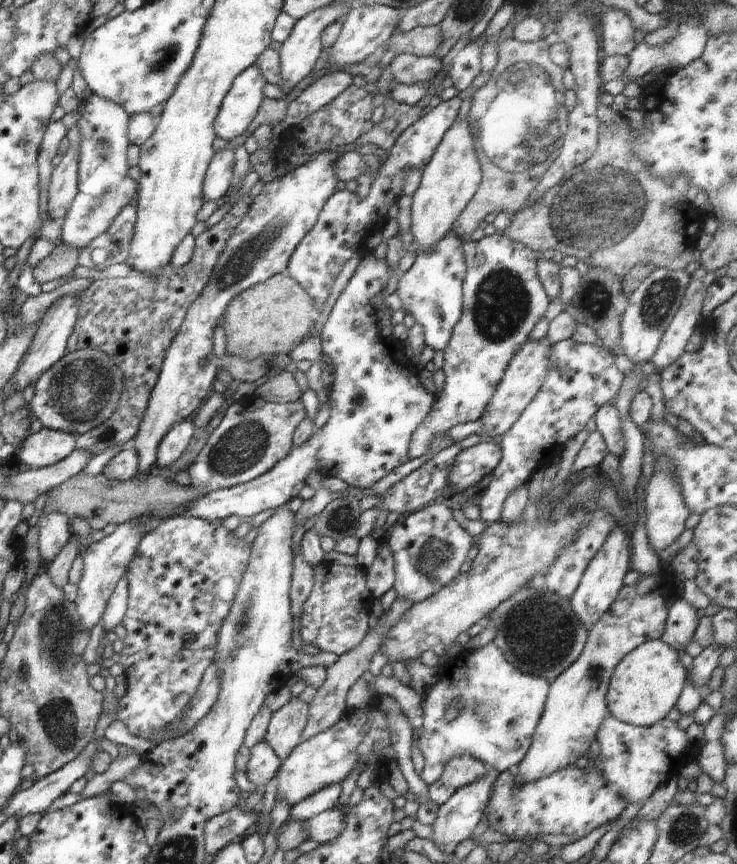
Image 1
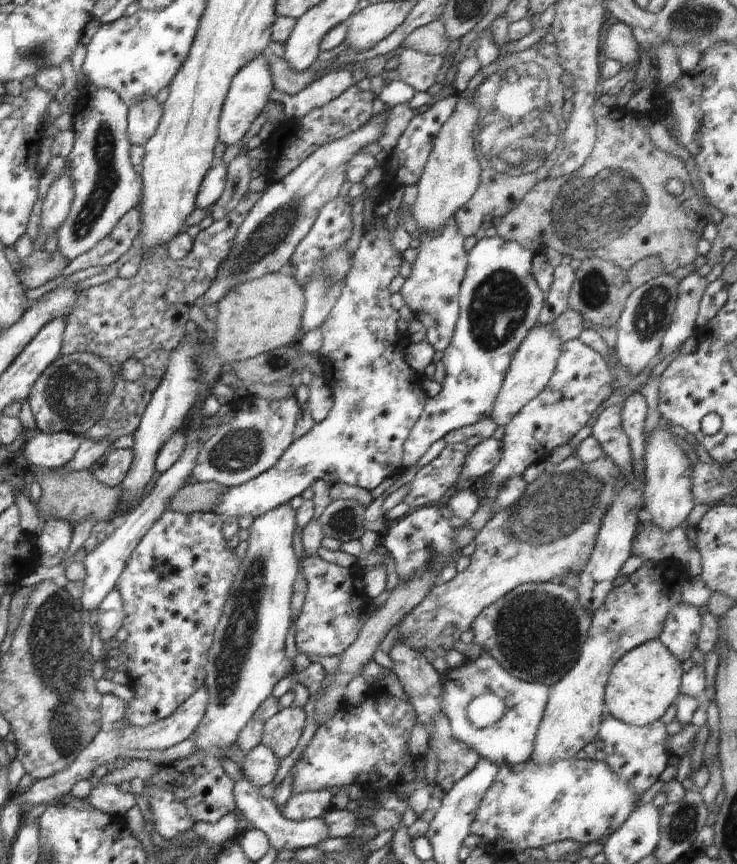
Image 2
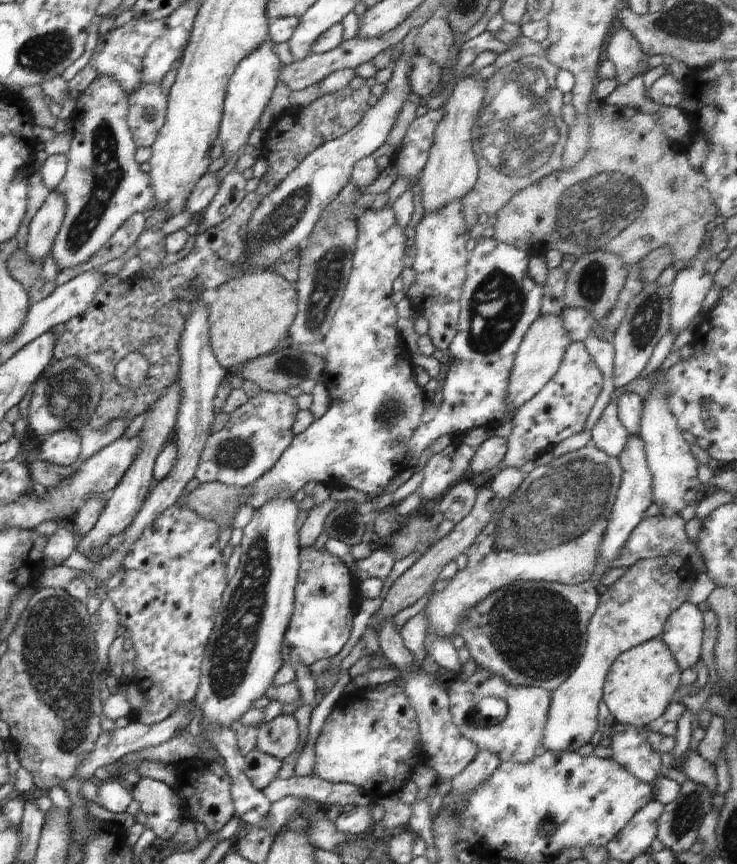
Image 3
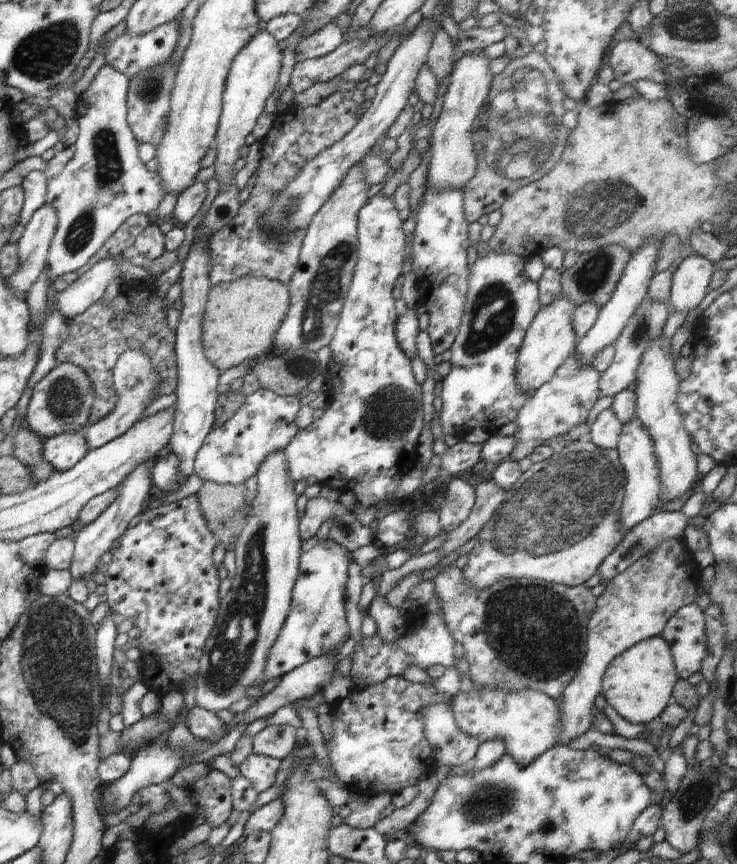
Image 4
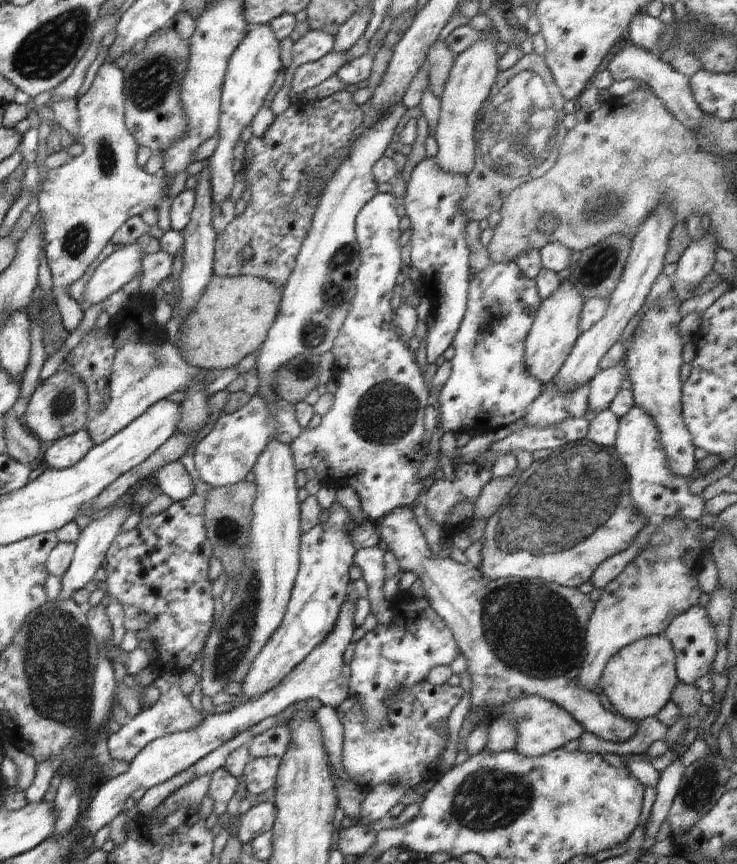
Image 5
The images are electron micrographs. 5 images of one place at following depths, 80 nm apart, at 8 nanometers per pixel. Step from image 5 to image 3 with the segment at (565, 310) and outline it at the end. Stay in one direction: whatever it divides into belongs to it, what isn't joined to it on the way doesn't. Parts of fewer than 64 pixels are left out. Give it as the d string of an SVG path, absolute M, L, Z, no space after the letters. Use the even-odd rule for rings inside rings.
M541 315L530 326L520 344L519 350L516 352L514 364L512 364L512 370L510 370L508 388L506 388L506 402L504 402L506 412L508 410L518 410L526 402L530 402L552 380L553 375L556 374L562 363L566 346L570 342L564 326L562 326L562 318L559 316Z

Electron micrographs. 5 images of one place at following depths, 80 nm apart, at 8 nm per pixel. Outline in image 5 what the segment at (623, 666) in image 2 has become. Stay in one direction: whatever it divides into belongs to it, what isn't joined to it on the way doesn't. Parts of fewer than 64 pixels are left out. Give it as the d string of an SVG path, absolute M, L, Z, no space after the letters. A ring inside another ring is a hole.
M662 635L648 636L626 646L608 660L600 678L600 690L616 708L618 715L640 722L644 718L658 716L671 701L672 692L679 682L675 669L675 652L671 643Z

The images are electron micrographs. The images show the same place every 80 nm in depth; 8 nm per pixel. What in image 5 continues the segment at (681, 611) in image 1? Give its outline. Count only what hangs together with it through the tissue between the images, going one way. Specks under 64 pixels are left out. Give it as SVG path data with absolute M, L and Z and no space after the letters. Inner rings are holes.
M700 605L688 608L686 612L676 616L662 634L675 652L676 674L679 682L695 684L702 676L707 676L712 669L717 655L716 634L708 620L707 608Z

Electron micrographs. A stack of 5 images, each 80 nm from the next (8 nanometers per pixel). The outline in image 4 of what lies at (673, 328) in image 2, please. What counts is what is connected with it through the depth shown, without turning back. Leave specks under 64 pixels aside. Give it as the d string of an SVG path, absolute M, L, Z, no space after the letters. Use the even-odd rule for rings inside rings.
M690 254L673 269L674 279L667 300L672 312L696 310L709 292L714 266L698 254Z

